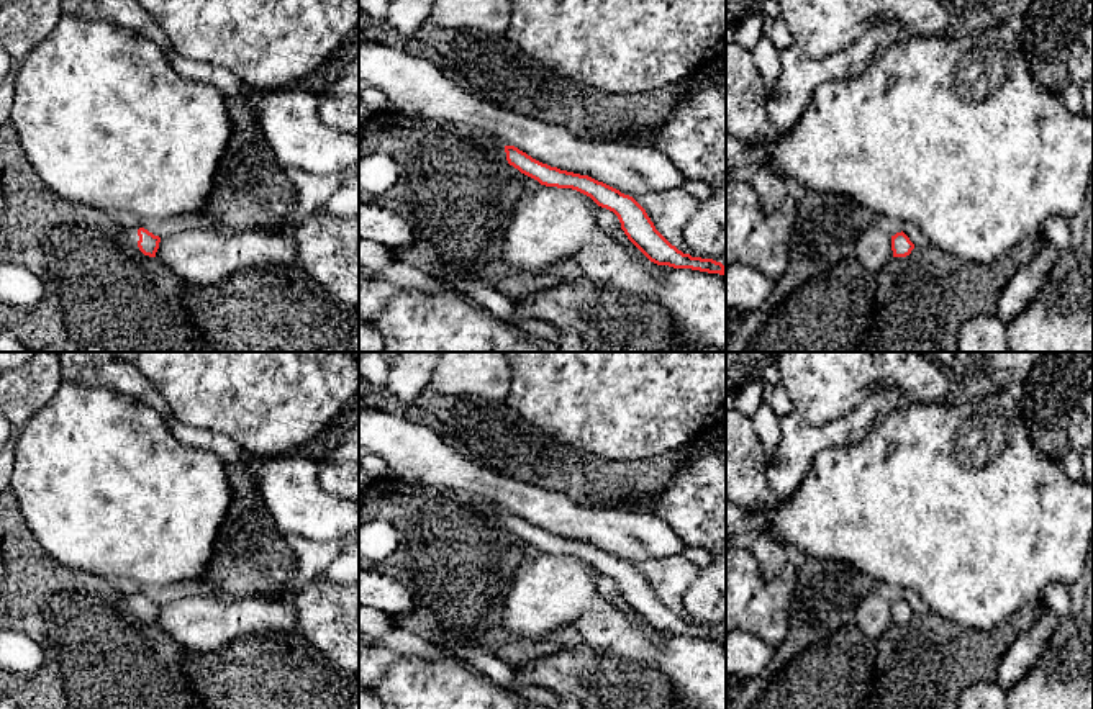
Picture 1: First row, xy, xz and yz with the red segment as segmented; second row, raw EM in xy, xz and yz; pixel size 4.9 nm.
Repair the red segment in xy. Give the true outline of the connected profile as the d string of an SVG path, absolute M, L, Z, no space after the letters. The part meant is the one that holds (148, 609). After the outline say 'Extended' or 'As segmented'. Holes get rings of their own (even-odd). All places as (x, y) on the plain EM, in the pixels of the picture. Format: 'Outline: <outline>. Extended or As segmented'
Outline: M125 594L125 603L139 614L144 622L156 624L161 604L144 594Z. Extended

